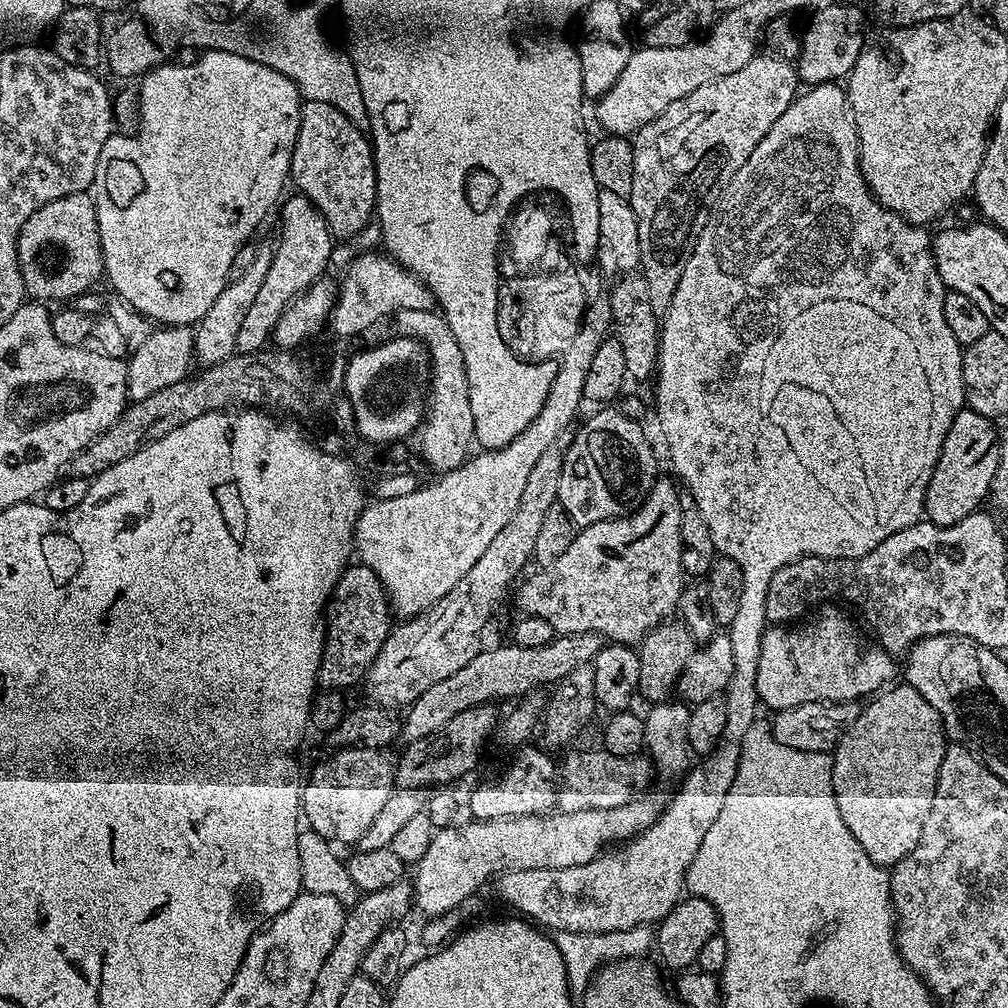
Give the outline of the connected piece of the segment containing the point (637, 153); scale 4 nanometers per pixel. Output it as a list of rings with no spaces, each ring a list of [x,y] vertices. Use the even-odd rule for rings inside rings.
[[[758,54],[735,74],[726,74],[726,78],[706,82],[706,86],[698,86],[698,90],[686,94],[686,98],[670,102],[670,106],[666,106],[658,118],[639,128],[631,137],[634,186],[626,199],[638,218],[639,271],[646,278],[646,287],[650,289],[650,306],[654,306],[657,317],[664,317],[670,310],[682,270],[686,270],[686,262],[690,262],[690,254],[720,197],[724,195],[724,189],[734,174],[746,166],[758,142],[770,134],[770,126],[774,126],[774,122],[786,114],[798,95],[796,84],[796,69],[789,61],[776,54]]]

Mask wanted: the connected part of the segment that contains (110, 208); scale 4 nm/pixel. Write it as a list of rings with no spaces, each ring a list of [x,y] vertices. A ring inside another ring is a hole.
[[[216,49],[201,51],[190,65],[177,62],[160,63],[140,76],[138,83],[140,83],[140,94],[138,93],[140,129],[137,130],[136,136],[113,134],[106,142],[106,146],[102,146],[102,154],[98,158],[96,167],[94,199],[98,214],[100,245],[104,251],[104,276],[112,283],[111,291],[141,316],[146,316],[149,320],[164,326],[192,326],[204,317],[210,306],[214,306],[214,298],[218,298],[218,294],[222,294],[222,290],[228,285],[234,254],[238,254],[242,245],[253,239],[252,235],[255,234],[256,227],[263,222],[264,215],[272,207],[273,211],[278,201],[285,195],[284,183],[287,185],[290,180],[292,151],[300,129],[302,97],[294,82],[286,78],[286,74],[278,74],[278,70],[248,56]]]

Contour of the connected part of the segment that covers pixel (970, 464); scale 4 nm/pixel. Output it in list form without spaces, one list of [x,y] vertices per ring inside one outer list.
[[[971,410],[960,412],[946,434],[946,442],[942,442],[942,450],[938,454],[938,462],[934,474],[928,483],[924,511],[927,519],[938,526],[954,526],[962,522],[971,512],[977,511],[980,504],[989,499],[994,482],[994,472],[998,470],[998,450],[1000,449],[1000,433],[997,425],[989,417]]]

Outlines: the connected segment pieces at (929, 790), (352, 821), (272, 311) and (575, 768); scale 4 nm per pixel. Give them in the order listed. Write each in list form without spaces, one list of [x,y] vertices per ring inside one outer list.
[[[907,686],[896,687],[881,691],[863,705],[865,708],[857,711],[856,720],[831,753],[834,798],[842,814],[842,822],[846,822],[846,830],[858,838],[858,846],[866,850],[872,863],[881,866],[897,864],[906,858],[906,854],[910,854],[910,850],[914,850],[914,846],[918,846],[922,826],[926,826],[930,806],[934,806],[938,770],[942,766],[946,747],[944,723],[940,721],[934,706],[930,706],[918,690]]]
[[[342,748],[331,754],[333,756],[322,761],[309,776],[307,773],[306,783],[302,788],[302,816],[307,823],[308,820],[312,823],[309,824],[311,831],[322,834],[322,838],[329,842],[355,845],[362,838],[362,834],[370,830],[374,818],[394,790],[394,764],[391,759],[388,761],[384,757],[383,751],[375,748]]]
[[[299,194],[290,196],[279,205],[280,241],[275,241],[270,270],[266,272],[266,279],[238,330],[237,353],[263,349],[269,343],[267,340],[273,339],[274,329],[288,305],[323,277],[320,275],[327,270],[328,263],[332,260],[334,237],[326,226],[326,218],[316,209],[314,202],[310,202],[310,198]]]
[[[603,750],[572,752],[558,768],[556,803],[560,812],[578,810],[614,810],[645,795],[652,784],[654,765],[647,754],[619,756]]]

